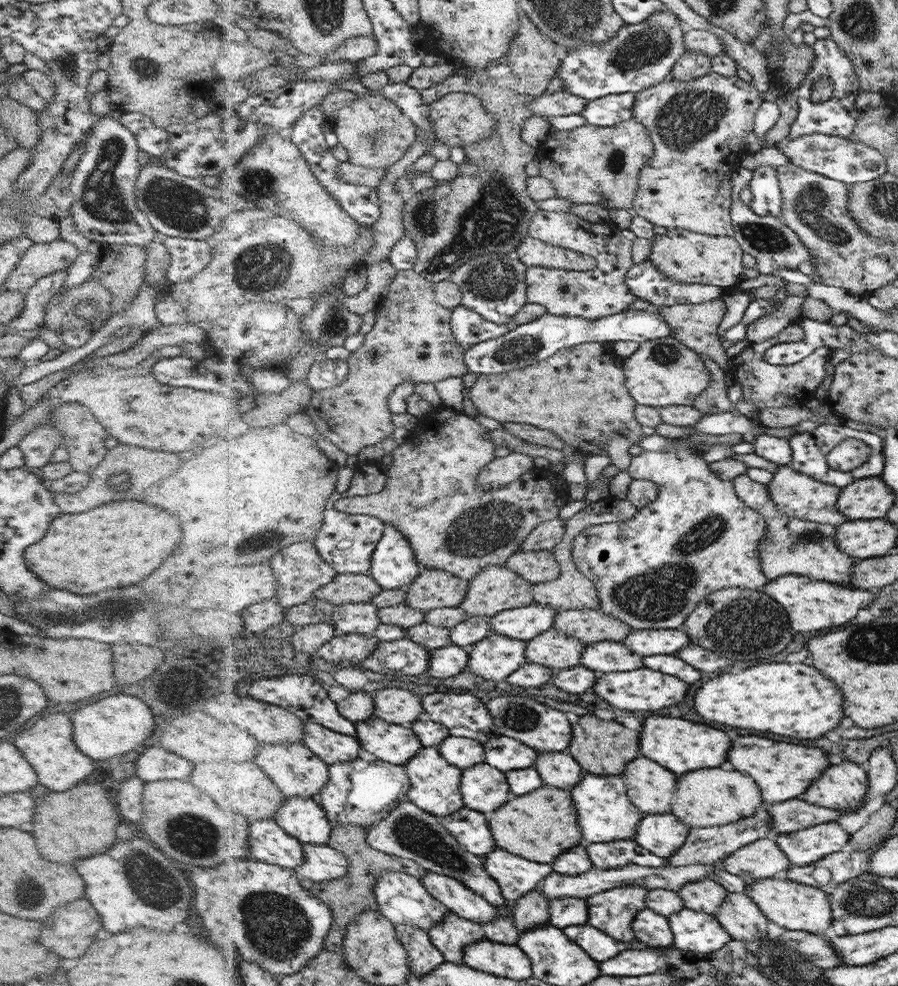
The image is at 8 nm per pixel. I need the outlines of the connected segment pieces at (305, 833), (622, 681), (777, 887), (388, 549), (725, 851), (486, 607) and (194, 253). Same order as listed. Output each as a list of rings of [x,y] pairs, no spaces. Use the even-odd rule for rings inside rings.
[[[288,798],[276,820],[292,836],[304,843],[327,845],[334,832],[334,823],[318,798]]]
[[[645,667],[628,672],[598,674],[593,688],[596,696],[600,696],[610,706],[619,708],[621,711],[630,712],[636,712],[636,710],[640,710],[640,712],[642,710],[658,710],[658,708],[672,706],[672,704],[680,702],[686,696],[686,692],[688,692],[688,684],[686,682],[675,676]]]
[[[784,876],[749,881],[746,892],[762,909],[767,920],[772,920],[787,930],[804,930],[824,935],[833,923],[833,910],[827,893],[821,888],[792,882]]]
[[[388,522],[369,574],[374,576],[385,590],[408,589],[424,569],[410,540],[395,524]]]
[[[761,806],[752,816],[738,820],[738,822],[724,824],[722,826],[711,826],[699,829],[691,829],[686,842],[679,848],[676,854],[669,856],[667,862],[670,866],[690,866],[694,864],[714,865],[721,863],[724,858],[731,855],[746,844],[769,838],[774,840],[766,806]]]
[[[490,565],[483,568],[471,580],[468,598],[461,605],[461,608],[466,610],[469,617],[494,617],[500,612],[508,611],[509,609],[532,605],[535,599],[534,594],[532,594],[533,587],[534,584],[531,581],[526,580],[519,573],[512,572],[512,569],[506,566]]]
[[[163,236],[162,239],[171,258],[167,278],[172,283],[192,279],[200,271],[204,271],[206,265],[212,261],[211,241],[177,236]]]

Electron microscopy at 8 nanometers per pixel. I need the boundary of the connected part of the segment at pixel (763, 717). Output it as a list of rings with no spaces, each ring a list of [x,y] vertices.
[[[758,664],[734,674],[708,680],[694,696],[694,710],[710,720],[734,728],[772,732],[788,738],[820,738],[842,720],[840,690],[806,664]]]

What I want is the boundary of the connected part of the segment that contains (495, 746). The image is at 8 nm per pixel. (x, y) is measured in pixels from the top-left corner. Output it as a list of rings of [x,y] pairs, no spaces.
[[[496,736],[483,744],[485,762],[494,768],[507,773],[509,770],[520,770],[534,766],[539,753],[514,737]]]

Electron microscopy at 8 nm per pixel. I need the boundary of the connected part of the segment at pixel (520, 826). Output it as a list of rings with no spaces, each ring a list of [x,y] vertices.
[[[543,784],[528,794],[512,796],[488,818],[497,848],[532,862],[552,863],[583,842],[574,800],[569,790],[562,788]]]

